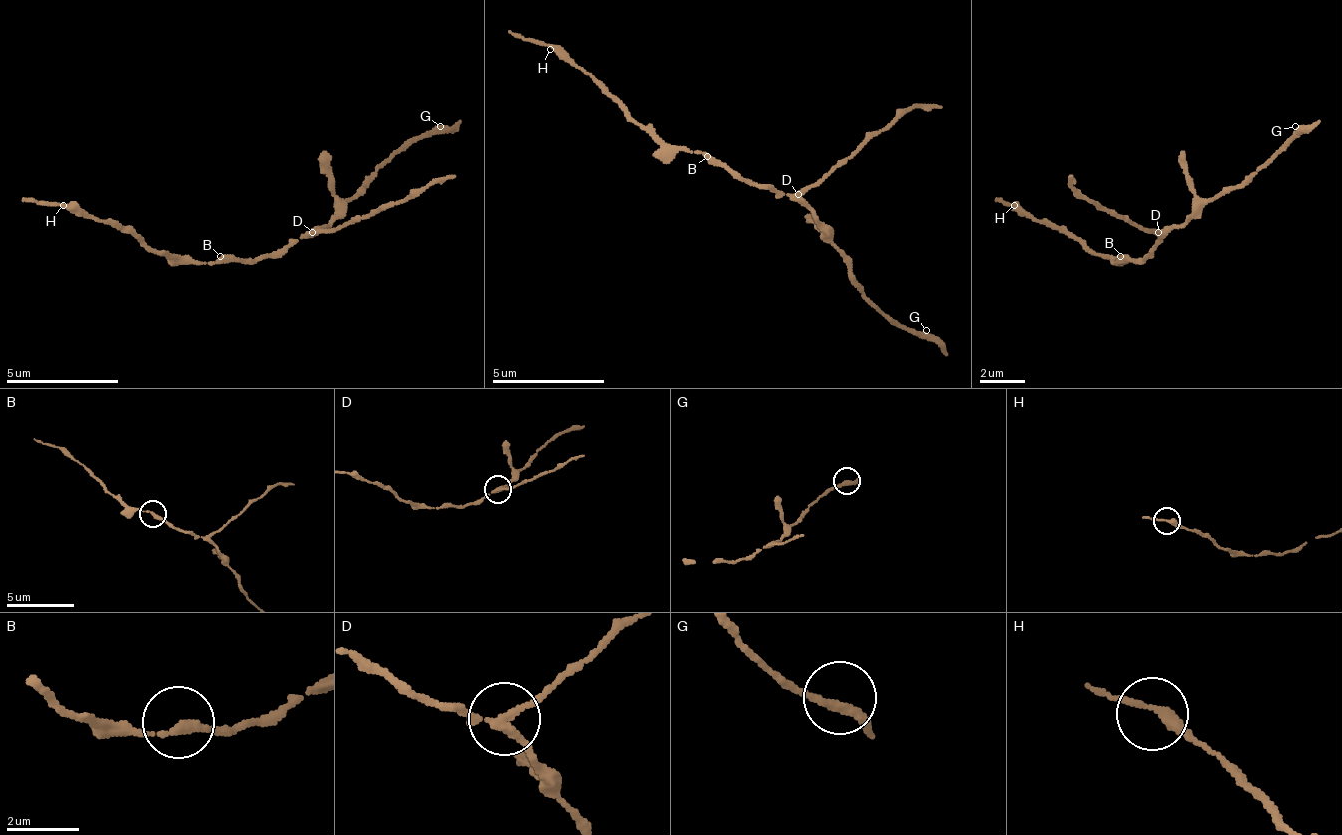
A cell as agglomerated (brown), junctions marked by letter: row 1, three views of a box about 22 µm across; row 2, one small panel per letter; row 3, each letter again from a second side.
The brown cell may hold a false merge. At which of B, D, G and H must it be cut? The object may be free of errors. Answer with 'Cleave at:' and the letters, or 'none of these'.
Cleave at: D

